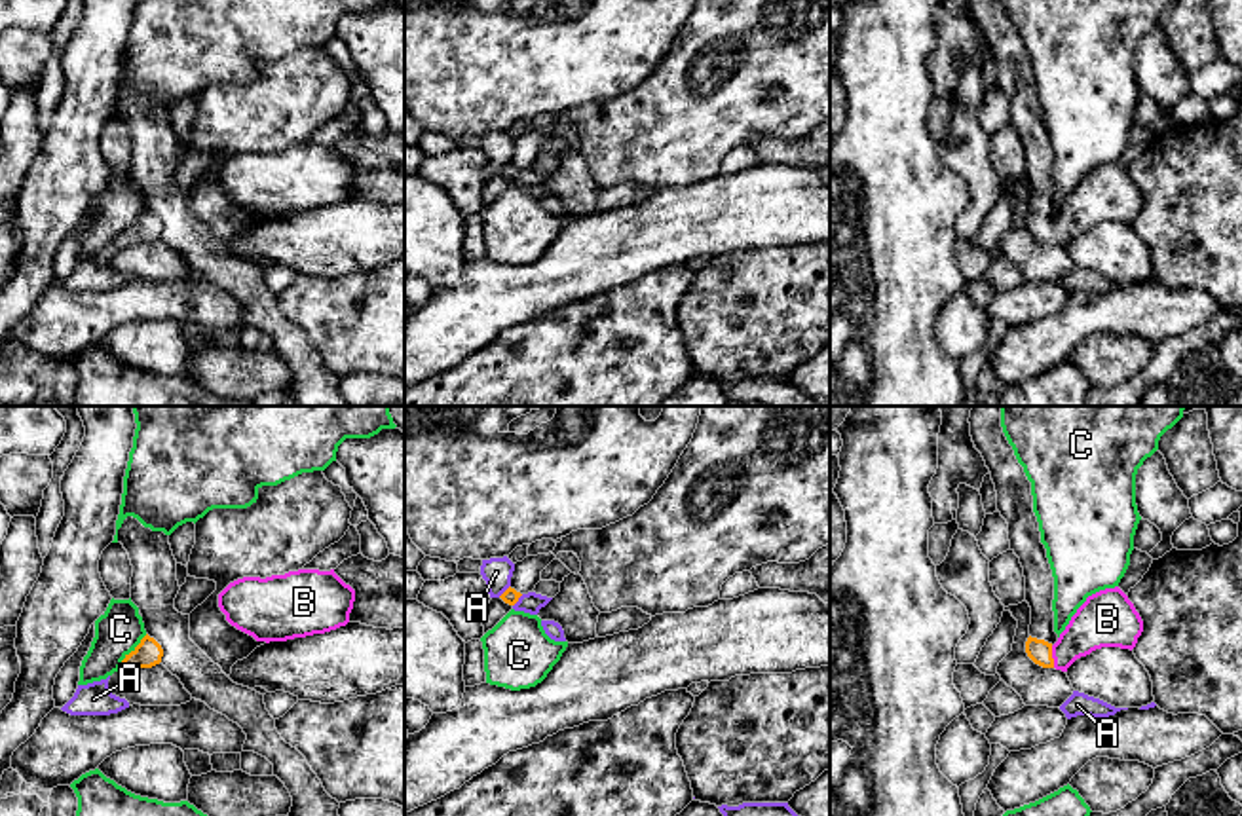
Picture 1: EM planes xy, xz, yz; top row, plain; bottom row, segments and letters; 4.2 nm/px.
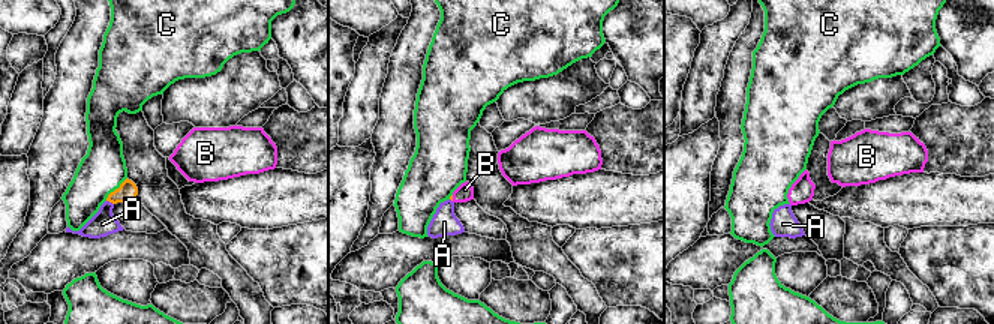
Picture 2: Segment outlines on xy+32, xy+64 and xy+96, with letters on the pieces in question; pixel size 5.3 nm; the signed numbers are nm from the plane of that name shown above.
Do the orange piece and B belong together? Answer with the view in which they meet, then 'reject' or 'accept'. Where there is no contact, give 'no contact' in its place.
yz | accept

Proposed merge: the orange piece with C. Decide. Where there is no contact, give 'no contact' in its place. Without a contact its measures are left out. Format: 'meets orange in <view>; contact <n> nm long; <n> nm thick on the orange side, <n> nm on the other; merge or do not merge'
meets orange in xy; contact 200 nm long; 120 nm thick on the orange side, 190 nm on the other; do not merge

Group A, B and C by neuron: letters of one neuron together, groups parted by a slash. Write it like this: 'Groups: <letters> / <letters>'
Groups: A / B / C

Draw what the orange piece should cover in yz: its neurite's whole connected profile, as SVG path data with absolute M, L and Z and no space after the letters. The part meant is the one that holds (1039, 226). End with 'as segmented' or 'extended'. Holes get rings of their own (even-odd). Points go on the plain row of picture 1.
M1115 161L1088 171L1054 220L1029 211L1026 228L1043 243L1067 247L1077 233L1101 222L1132 226L1141 207L1139 188L1128 171Z; extended

